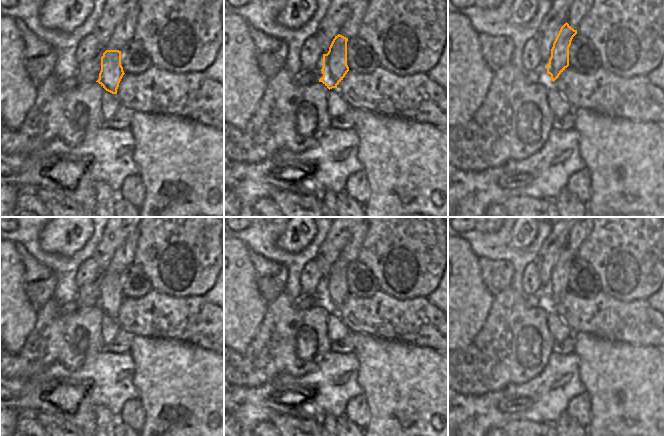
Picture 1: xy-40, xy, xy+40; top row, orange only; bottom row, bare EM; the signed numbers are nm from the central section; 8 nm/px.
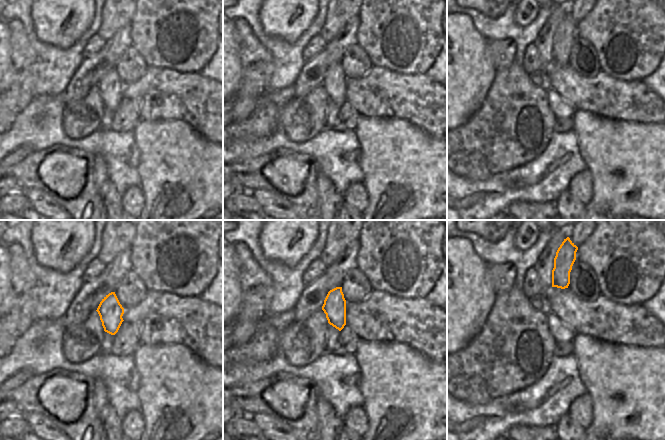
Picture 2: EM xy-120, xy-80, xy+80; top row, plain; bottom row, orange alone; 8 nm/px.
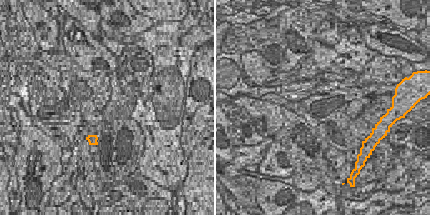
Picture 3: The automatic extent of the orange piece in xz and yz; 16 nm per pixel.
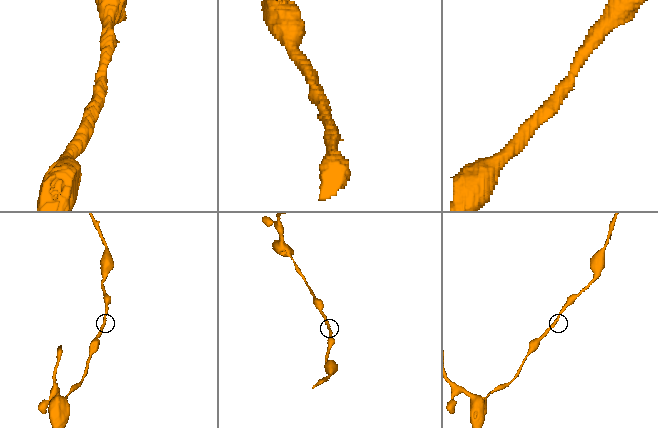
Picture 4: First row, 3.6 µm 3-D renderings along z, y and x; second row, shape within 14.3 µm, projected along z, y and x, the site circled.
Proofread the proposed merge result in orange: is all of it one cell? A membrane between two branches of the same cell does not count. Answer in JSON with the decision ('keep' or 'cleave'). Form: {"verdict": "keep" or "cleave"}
{"verdict": "keep"}

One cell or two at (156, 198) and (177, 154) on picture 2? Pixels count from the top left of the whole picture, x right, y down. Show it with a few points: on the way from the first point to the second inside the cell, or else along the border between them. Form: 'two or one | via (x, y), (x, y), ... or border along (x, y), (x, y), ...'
one | via (165, 187), (177, 175), (177, 165)

